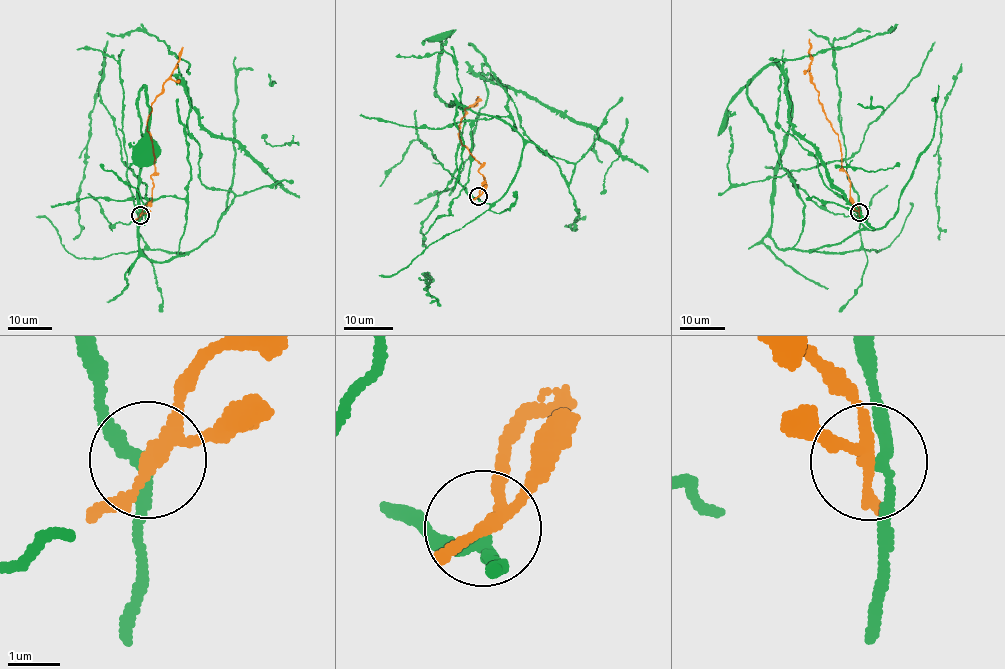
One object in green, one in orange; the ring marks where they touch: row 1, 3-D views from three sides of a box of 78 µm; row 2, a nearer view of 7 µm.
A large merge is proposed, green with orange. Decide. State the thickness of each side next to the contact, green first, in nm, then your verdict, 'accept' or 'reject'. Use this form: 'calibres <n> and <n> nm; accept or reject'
calibres 200 and 180 nm; reject

